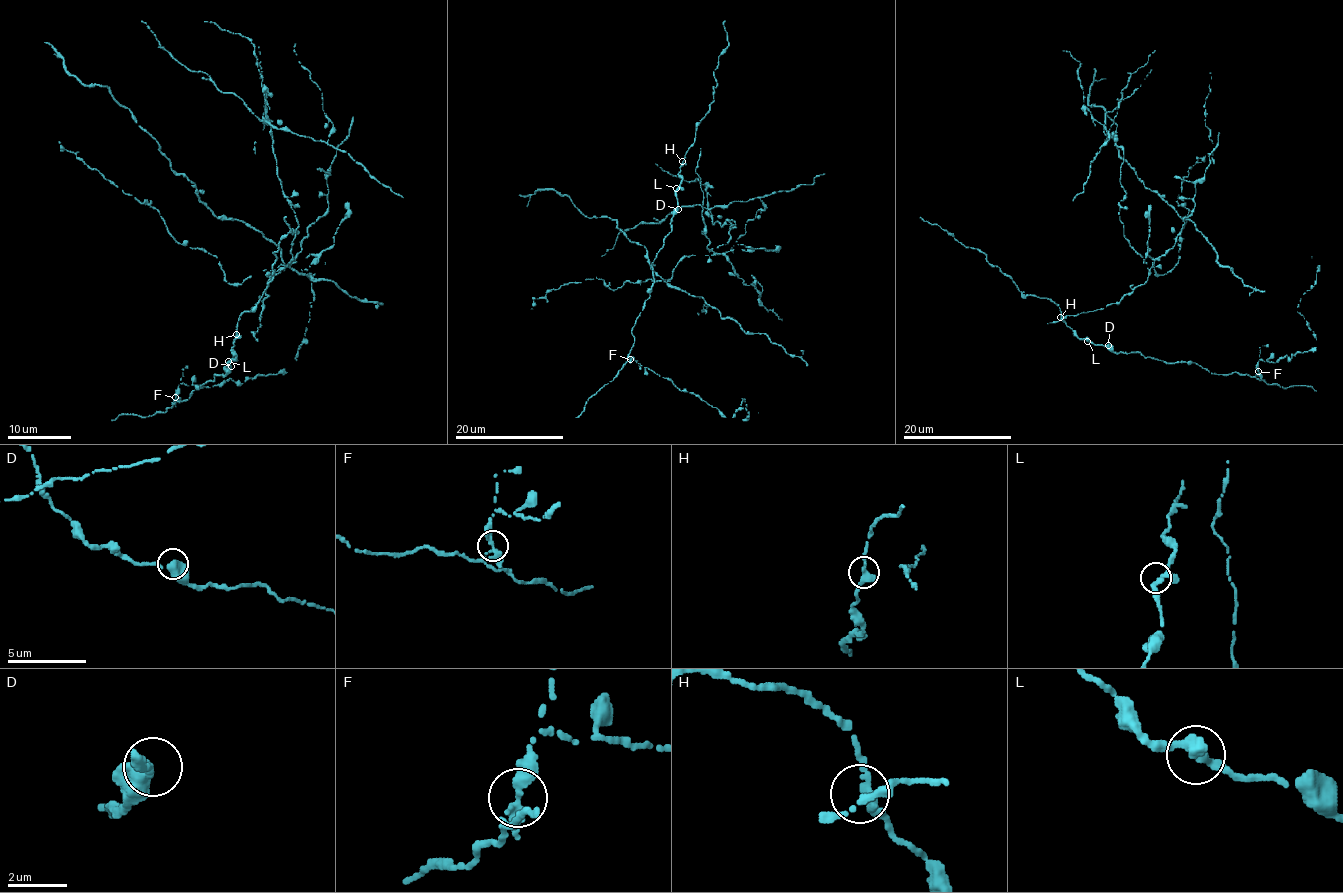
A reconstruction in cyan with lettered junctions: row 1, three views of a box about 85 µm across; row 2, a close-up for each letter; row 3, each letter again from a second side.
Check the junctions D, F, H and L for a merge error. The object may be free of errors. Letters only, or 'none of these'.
F

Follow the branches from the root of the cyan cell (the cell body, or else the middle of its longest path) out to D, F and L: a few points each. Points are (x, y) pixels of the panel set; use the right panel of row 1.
D: (1076, 315), (1068, 315), (1063, 320), (1079, 338), (1095, 345), (1108, 345)
F: (1076, 315), (1063, 320), (1079, 338), (1117, 353), (1194, 362), (1216, 374), (1258, 372)
L: (1076, 315), (1068, 315), (1063, 320), (1079, 338), (1087, 341)

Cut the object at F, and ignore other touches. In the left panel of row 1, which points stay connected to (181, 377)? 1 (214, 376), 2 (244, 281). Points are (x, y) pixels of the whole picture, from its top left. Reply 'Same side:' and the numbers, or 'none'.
Same side: 2

